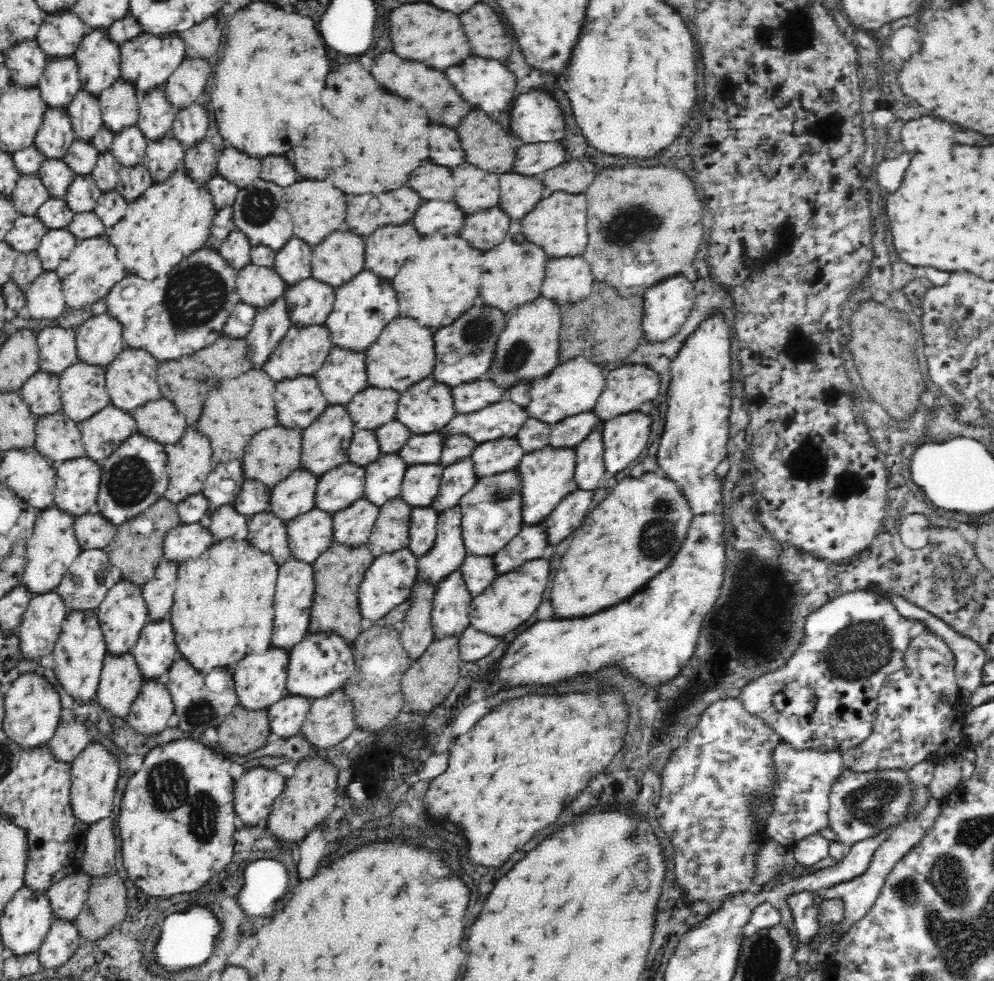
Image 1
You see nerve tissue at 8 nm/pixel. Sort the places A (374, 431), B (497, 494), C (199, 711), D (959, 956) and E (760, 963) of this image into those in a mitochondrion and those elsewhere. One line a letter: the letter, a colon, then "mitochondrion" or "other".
A: other
B: mitochondrion
C: mitochondrion
D: mitochondrion
E: mitochondrion

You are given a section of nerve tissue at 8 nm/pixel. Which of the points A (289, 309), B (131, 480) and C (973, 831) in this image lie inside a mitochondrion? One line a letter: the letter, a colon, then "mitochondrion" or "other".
A: other
B: mitochondrion
C: mitochondrion

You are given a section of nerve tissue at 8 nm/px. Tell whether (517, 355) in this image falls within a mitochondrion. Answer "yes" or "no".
yes

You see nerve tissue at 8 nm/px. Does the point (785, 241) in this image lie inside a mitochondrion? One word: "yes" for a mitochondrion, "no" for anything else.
no

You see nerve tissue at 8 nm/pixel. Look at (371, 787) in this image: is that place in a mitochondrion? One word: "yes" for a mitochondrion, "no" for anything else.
no

